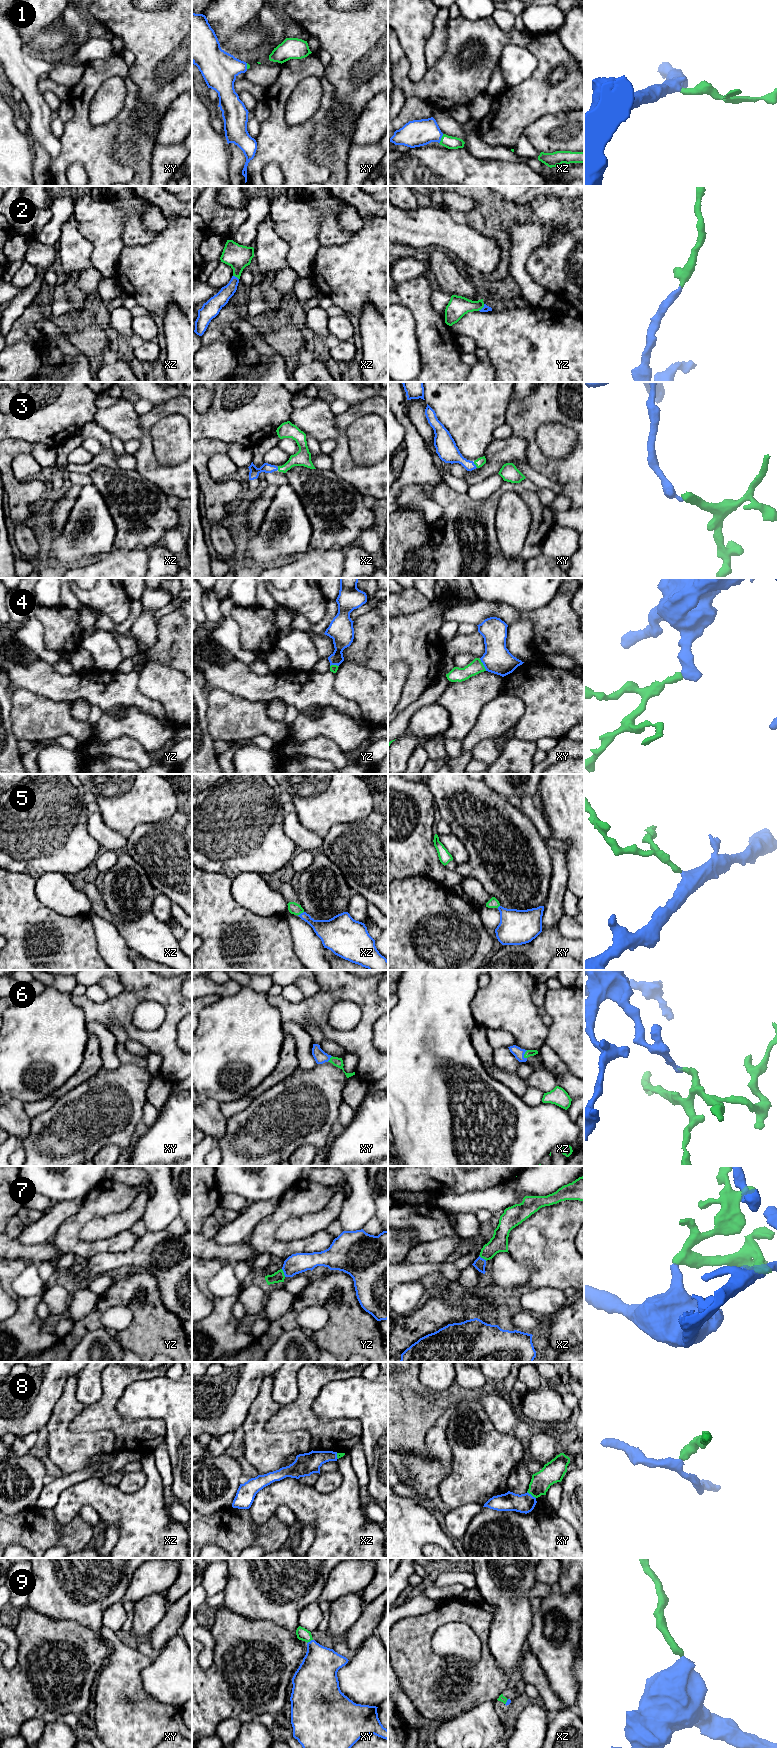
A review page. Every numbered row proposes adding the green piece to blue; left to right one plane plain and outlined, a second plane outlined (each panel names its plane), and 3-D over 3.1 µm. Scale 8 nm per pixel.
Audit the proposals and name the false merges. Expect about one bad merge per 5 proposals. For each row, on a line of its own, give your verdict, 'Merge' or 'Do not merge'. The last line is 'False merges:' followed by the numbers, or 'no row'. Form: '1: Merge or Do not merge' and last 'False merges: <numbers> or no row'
1: Merge
2: Merge
3: Merge
4: Do not merge
5: Merge
6: Merge
7: Merge
8: Do not merge
9: Merge
False merges: 4, 8

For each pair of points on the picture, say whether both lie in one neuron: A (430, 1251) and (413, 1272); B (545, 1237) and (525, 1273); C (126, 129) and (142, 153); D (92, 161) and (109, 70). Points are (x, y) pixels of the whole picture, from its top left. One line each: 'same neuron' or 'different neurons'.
A: different neurons
B: different neurons
C: same neuron
D: same neuron

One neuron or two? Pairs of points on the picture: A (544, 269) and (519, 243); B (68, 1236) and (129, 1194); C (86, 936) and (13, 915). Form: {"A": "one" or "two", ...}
{"A": "two", "B": "one", "C": "one"}

